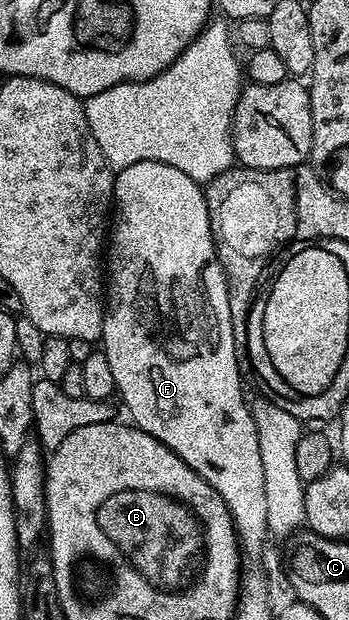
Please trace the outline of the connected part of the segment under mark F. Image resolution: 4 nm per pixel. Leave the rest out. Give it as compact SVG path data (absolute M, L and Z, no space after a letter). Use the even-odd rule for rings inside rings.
M140 161L131 163L131 167L122 169L116 174L113 182L113 204L115 220L112 222L111 236L107 241L107 300L99 345L107 355L107 363L111 363L111 371L115 374L116 396L121 397L126 411L129 412L128 420L132 424L147 435L159 439L159 443L163 443L175 455L179 455L179 459L183 459L183 463L187 463L191 471L195 471L203 479L207 479L207 483L211 483L211 487L221 496L223 503L227 503L227 511L233 520L244 556L257 557L265 545L265 540L270 540L271 537L267 527L267 486L263 484L263 458L259 456L259 435L255 435L253 410L247 397L245 401L244 395L241 394L241 365L237 362L239 348L231 331L231 307L227 303L225 272L221 270L221 264L217 261L217 248L211 235L205 190L191 179L191 175L183 175L179 167L171 167L158 161Z

